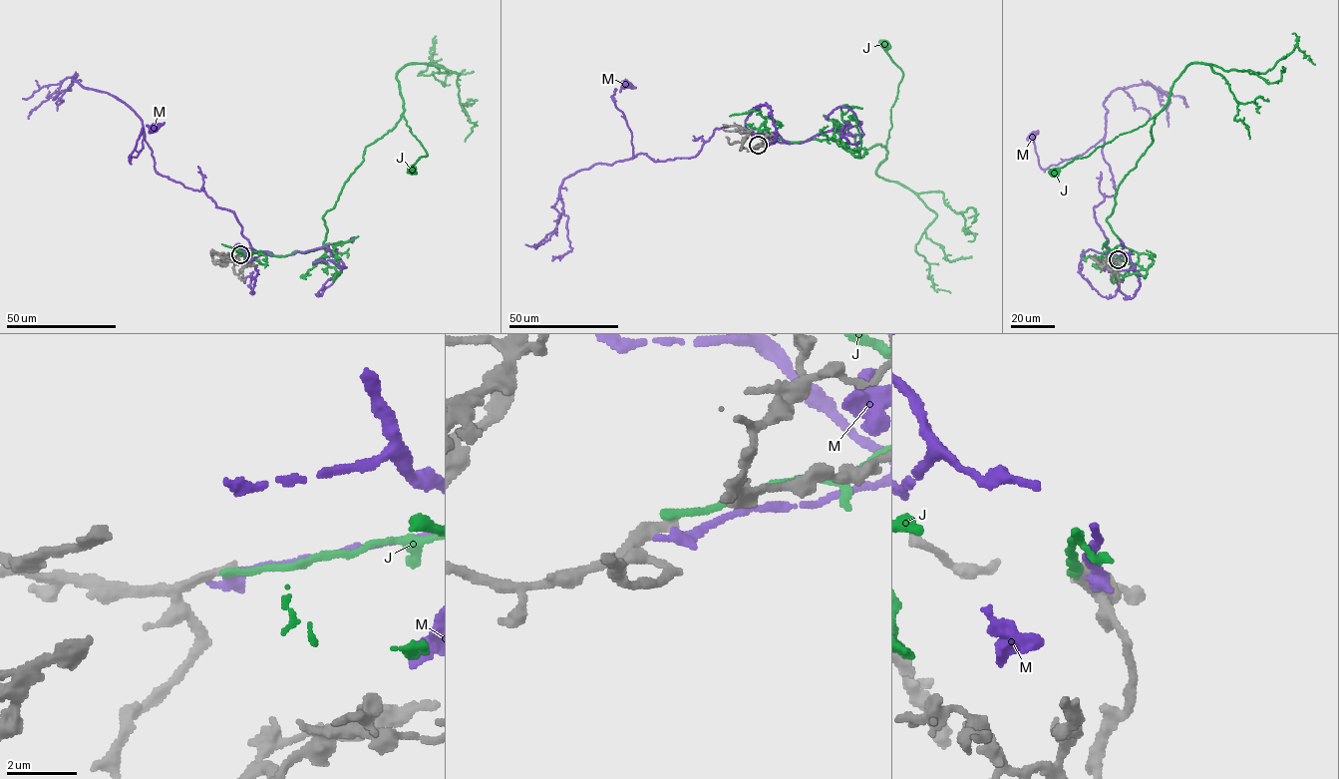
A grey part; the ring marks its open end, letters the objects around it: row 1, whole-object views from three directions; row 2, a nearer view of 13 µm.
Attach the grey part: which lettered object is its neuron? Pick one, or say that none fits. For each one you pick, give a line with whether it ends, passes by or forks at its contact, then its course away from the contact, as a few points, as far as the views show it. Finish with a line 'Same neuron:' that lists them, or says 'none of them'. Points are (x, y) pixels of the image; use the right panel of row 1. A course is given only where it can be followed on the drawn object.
Same neuron: none of them

